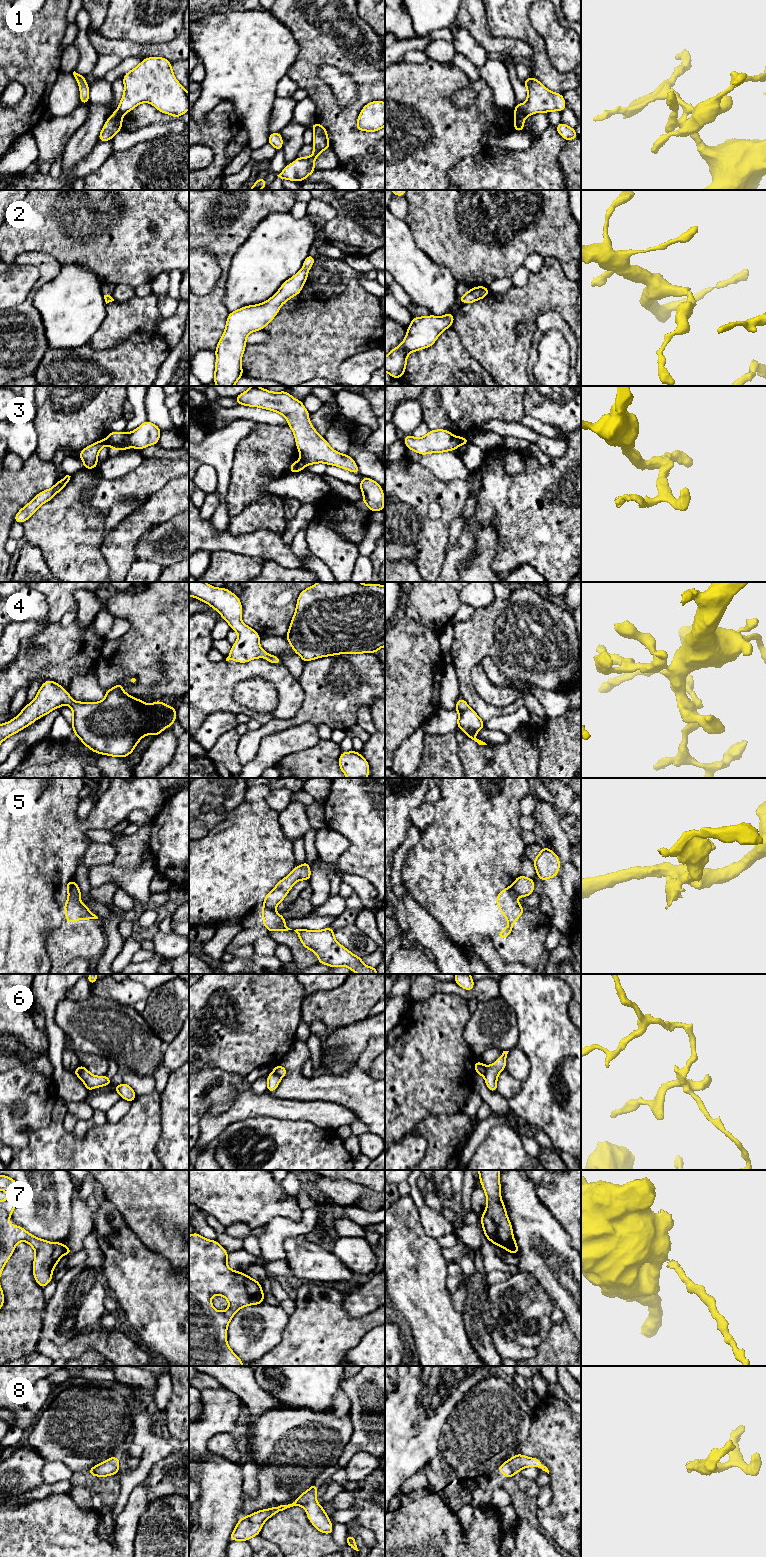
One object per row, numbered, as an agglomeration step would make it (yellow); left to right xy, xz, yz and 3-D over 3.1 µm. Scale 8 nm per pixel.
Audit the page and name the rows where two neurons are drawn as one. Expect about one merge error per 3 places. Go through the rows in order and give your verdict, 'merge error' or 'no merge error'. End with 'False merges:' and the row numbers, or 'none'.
1: merge error
2: no merge error
3: merge error
4: no merge error
5: merge error
6: merge error
7: merge error
8: no merge error
False merges: 1, 3, 5, 6, 7

